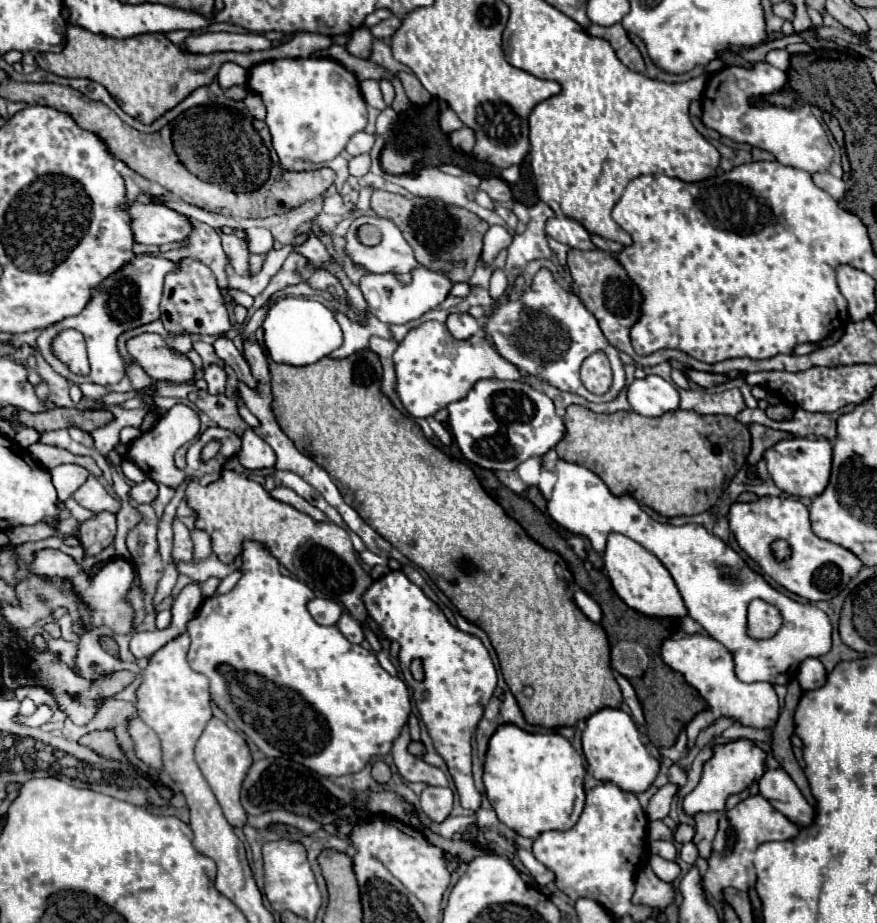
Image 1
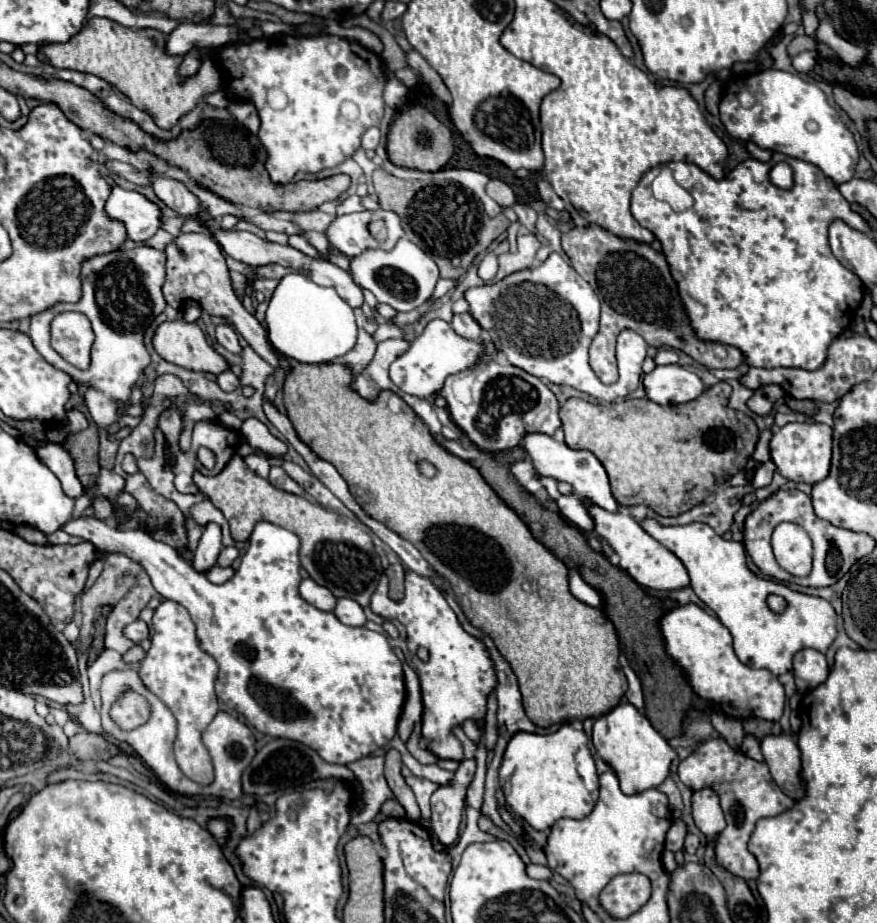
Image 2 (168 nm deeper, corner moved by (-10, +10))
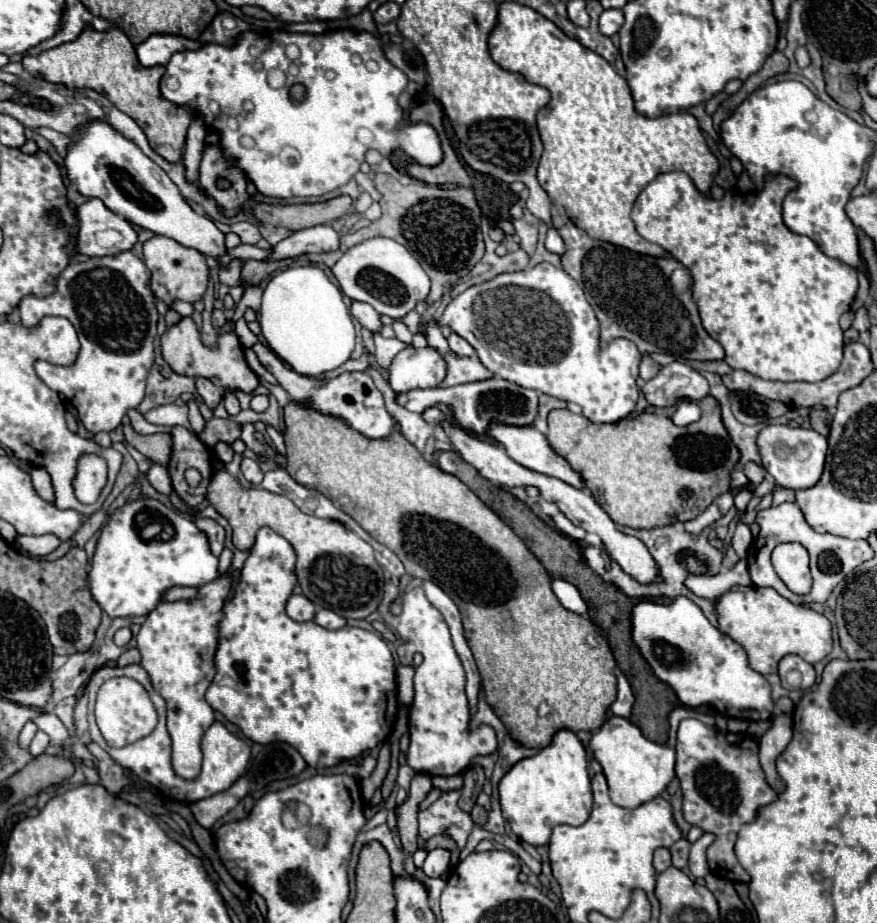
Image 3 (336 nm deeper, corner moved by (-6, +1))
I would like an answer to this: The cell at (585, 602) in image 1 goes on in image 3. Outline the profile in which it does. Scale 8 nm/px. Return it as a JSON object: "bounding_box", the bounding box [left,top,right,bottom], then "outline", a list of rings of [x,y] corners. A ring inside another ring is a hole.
{"bounding_box":[552,579,588,617],"outline":[[[552,579],[552,591],[556,593],[558,601],[560,601],[568,611],[574,611],[574,613],[578,613],[578,615],[582,615],[582,617],[588,617],[588,607],[586,607],[584,599],[580,597],[578,589],[576,589],[572,583],[568,583],[568,581],[564,581],[564,579]]]}

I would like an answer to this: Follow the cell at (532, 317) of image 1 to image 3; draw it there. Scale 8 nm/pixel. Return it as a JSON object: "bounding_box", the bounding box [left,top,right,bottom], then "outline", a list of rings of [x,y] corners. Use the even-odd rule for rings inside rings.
{"bounding_box":[438,263,642,423],"outline":[[[540,263],[532,269],[500,273],[490,281],[472,285],[452,299],[446,311],[438,317],[438,325],[448,325],[454,333],[464,337],[476,349],[482,365],[494,375],[520,387],[578,403],[582,407],[582,415],[594,423],[616,423],[636,409],[636,379],[642,353],[628,339],[616,339],[606,347],[600,347],[600,325],[594,309],[586,301],[582,287],[560,267]]]}

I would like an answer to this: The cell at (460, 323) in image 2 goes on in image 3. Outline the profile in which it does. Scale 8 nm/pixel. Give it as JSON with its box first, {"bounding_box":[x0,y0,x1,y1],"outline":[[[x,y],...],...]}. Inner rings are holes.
{"bounding_box":[448,333,476,357],"outline":[[[452,333],[452,335],[448,337],[448,345],[450,345],[450,349],[452,349],[458,357],[474,357],[474,355],[476,355],[474,349],[470,347],[470,343],[466,343],[466,339],[462,339],[462,337],[456,335],[456,333]]]}

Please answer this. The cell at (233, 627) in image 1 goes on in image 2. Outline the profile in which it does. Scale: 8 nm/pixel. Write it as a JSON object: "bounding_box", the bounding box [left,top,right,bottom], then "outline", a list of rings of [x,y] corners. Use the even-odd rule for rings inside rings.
{"bounding_box":[64,516,406,764],"outline":[[[82,516],[78,520],[70,520],[64,524],[64,530],[68,534],[74,534],[74,536],[80,536],[88,542],[92,542],[100,552],[122,552],[126,554],[128,558],[136,560],[138,564],[144,566],[144,570],[148,572],[148,576],[152,578],[152,584],[154,588],[158,590],[158,594],[162,594],[164,598],[168,600],[176,600],[180,602],[184,608],[188,608],[194,624],[196,624],[196,636],[198,636],[198,642],[200,642],[200,648],[210,654],[218,666],[220,666],[220,672],[218,672],[218,678],[216,678],[216,694],[218,698],[232,710],[236,710],[238,714],[244,716],[246,724],[248,726],[254,726],[256,730],[272,736],[272,738],[290,738],[290,740],[296,740],[296,742],[302,742],[304,746],[310,746],[312,750],[318,750],[318,754],[330,762],[330,764],[350,764],[350,762],[356,762],[356,760],[362,760],[366,756],[370,756],[376,748],[382,748],[386,746],[394,736],[396,736],[396,728],[398,728],[398,720],[400,720],[400,714],[402,714],[402,706],[404,706],[404,700],[406,700],[406,684],[404,684],[404,672],[402,672],[402,662],[398,660],[398,656],[392,652],[392,646],[388,644],[388,638],[380,632],[372,632],[368,628],[352,628],[352,626],[346,626],[342,624],[332,612],[322,612],[314,606],[310,606],[300,594],[298,594],[298,586],[302,582],[302,574],[300,574],[300,560],[298,560],[298,548],[300,548],[300,542],[298,542],[298,536],[286,528],[280,528],[276,524],[270,524],[270,522],[258,522],[252,530],[252,536],[250,536],[250,546],[246,550],[246,554],[242,556],[242,564],[240,568],[236,570],[234,578],[230,578],[226,584],[212,584],[204,574],[198,574],[192,564],[188,564],[182,556],[176,554],[176,550],[168,544],[162,544],[162,542],[156,542],[150,534],[142,532],[142,530],[118,530],[114,526],[108,526],[106,522],[98,520],[98,518],[92,518],[92,516]]]}

